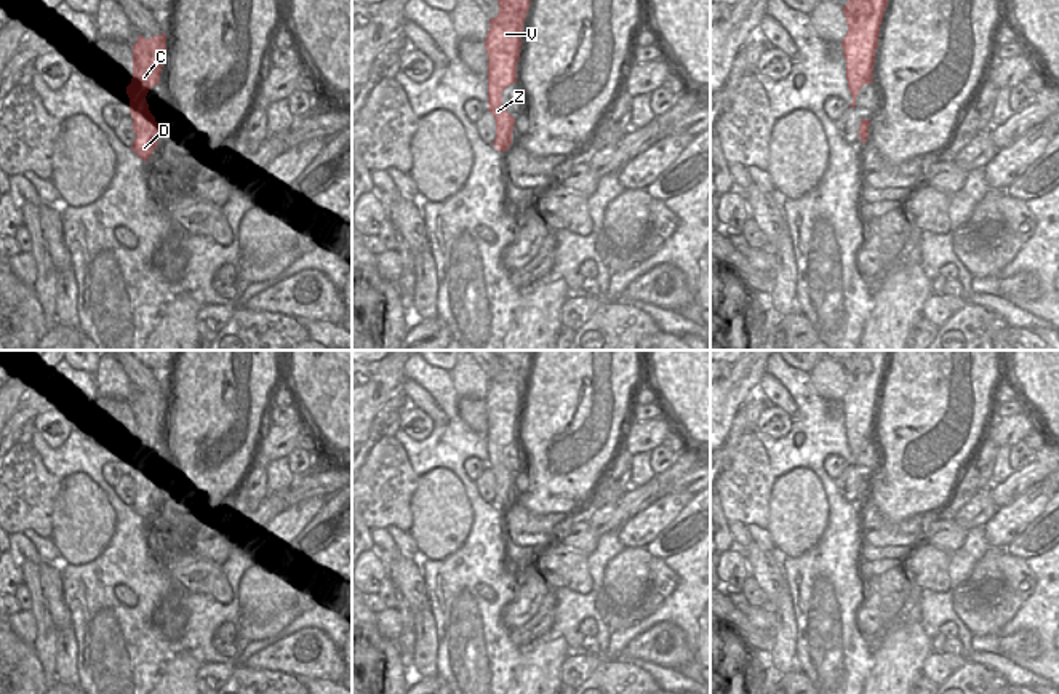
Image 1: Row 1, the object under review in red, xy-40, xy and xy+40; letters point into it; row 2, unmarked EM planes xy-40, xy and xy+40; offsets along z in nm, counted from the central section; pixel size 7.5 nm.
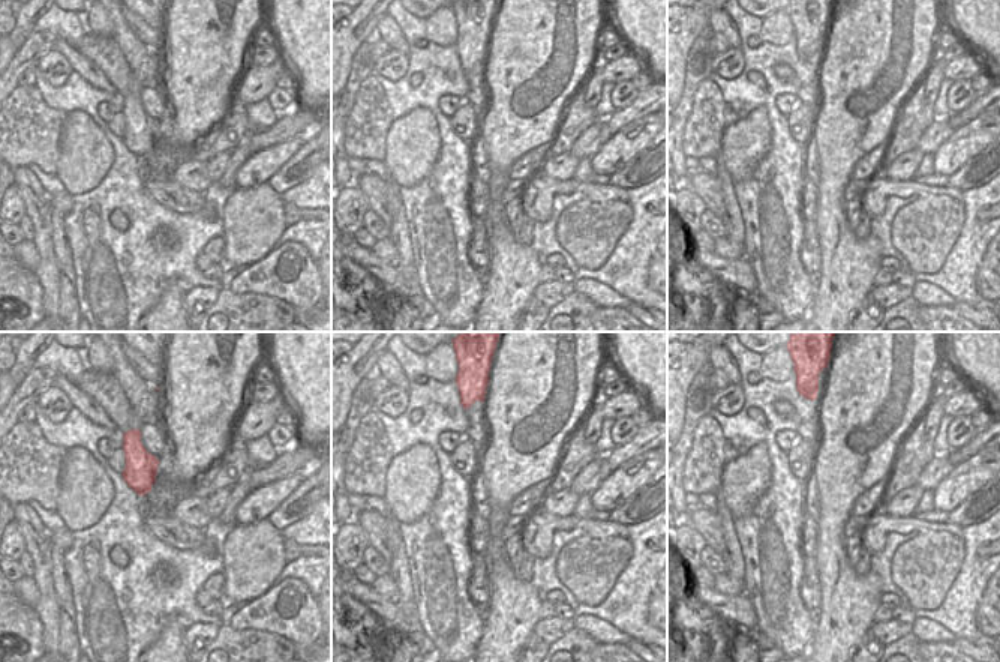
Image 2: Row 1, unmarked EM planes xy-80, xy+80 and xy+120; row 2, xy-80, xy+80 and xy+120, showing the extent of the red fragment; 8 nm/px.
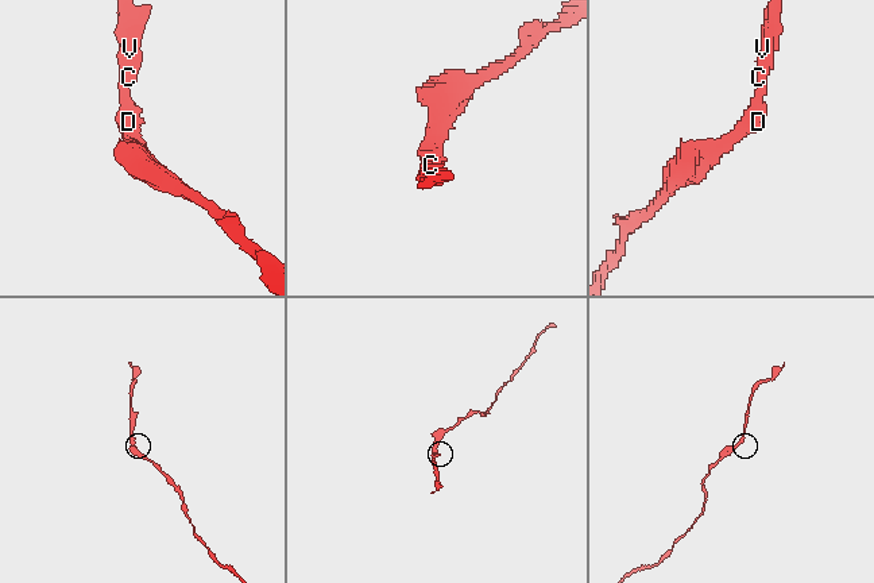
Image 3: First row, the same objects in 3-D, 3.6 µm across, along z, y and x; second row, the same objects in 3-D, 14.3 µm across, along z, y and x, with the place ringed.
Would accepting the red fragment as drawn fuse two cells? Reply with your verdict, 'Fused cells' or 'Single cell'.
Single cell

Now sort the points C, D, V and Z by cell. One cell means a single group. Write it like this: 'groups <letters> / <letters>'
groups C D V Z

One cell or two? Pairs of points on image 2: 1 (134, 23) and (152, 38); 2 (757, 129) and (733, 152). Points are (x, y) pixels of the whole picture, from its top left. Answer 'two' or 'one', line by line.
1: one
2: one

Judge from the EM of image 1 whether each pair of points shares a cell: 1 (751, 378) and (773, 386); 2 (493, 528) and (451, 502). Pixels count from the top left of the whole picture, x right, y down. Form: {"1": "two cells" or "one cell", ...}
{"1": "two cells", "2": "two cells"}

